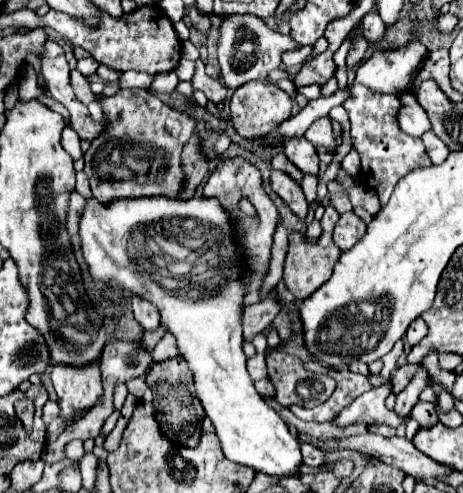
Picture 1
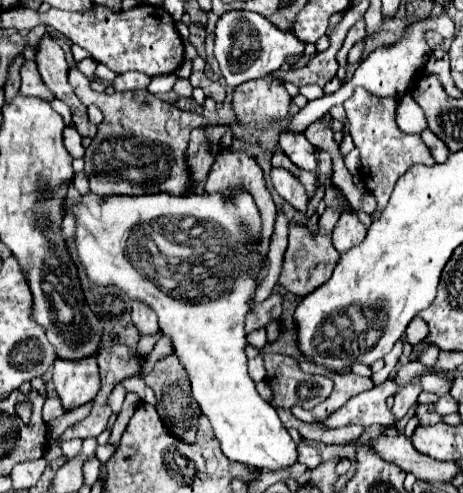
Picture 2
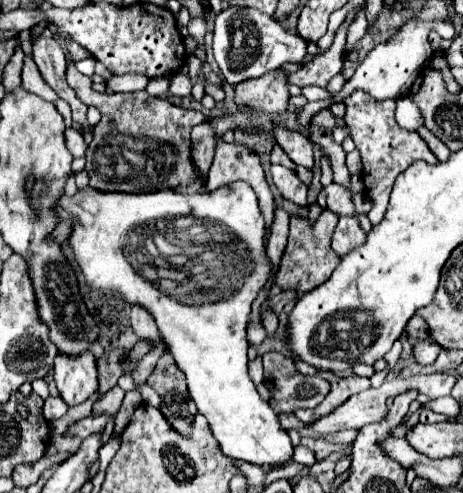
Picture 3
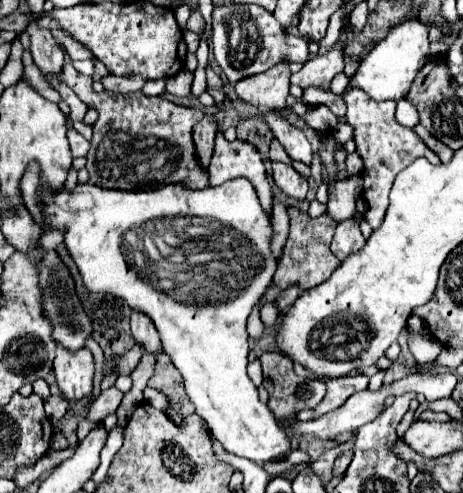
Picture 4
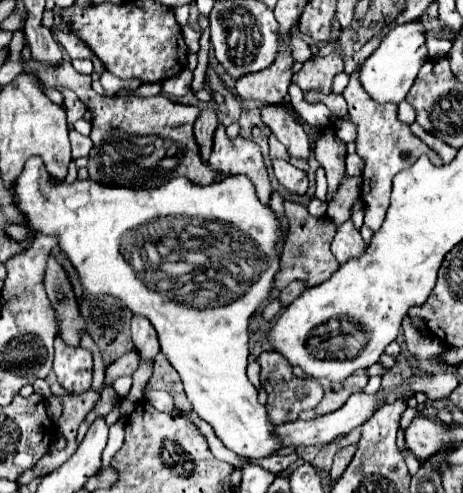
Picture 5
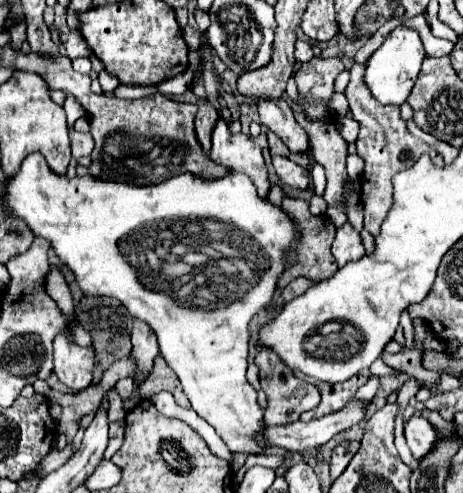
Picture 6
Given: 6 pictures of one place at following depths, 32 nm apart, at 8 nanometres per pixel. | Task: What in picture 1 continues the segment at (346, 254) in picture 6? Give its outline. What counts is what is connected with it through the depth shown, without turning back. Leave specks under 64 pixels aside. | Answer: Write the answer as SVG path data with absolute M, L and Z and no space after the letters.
M346 212L340 216L336 230L334 230L334 240L342 250L348 250L350 246L354 246L366 232L366 224L364 220L360 220L354 212Z

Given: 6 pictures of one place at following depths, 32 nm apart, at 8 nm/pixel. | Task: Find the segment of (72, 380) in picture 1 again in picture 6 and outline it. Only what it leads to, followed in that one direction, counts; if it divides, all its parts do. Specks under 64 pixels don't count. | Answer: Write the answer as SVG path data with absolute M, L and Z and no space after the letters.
M64 332L54 338L54 372L70 390L86 390L92 384L94 350L72 344Z

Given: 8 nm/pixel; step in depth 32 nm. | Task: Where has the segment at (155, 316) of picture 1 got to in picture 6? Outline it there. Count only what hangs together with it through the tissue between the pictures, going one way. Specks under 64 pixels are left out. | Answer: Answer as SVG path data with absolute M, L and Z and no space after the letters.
M134 320L132 324L132 356L138 364L138 372L150 372L152 362L158 356L158 342L154 332L144 320Z

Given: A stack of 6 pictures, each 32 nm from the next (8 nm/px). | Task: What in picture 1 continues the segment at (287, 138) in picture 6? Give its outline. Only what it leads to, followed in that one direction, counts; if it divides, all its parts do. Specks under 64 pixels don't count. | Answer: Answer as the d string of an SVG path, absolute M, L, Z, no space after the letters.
M302 136L302 138L290 138L284 142L284 154L286 158L300 168L304 174L314 174L318 176L320 170L320 160L316 154L316 148Z

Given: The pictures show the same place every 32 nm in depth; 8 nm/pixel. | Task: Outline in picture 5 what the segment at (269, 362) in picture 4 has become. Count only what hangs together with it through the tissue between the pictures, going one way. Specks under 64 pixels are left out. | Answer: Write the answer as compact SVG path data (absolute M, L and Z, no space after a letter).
M262 352L258 356L258 364L262 366L262 372L260 372L262 386L268 392L266 408L268 408L270 420L274 424L294 422L294 420L298 420L298 414L302 410L316 408L316 404L322 400L322 396L324 396L322 384L318 380L312 380L312 378L298 378L298 376L294 376L290 362L284 356L280 356L278 352Z

